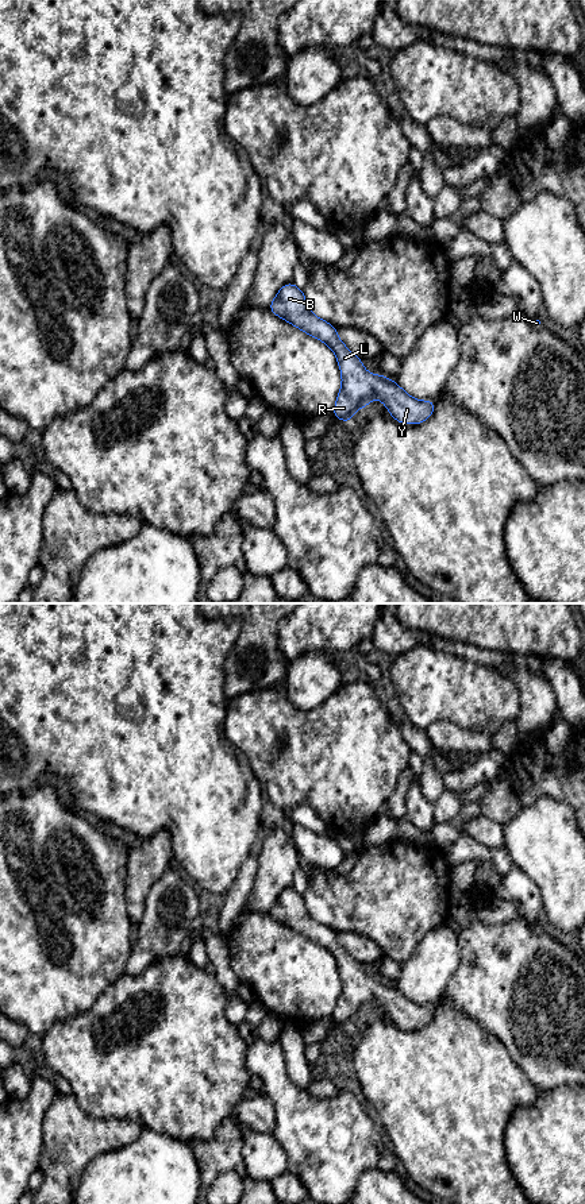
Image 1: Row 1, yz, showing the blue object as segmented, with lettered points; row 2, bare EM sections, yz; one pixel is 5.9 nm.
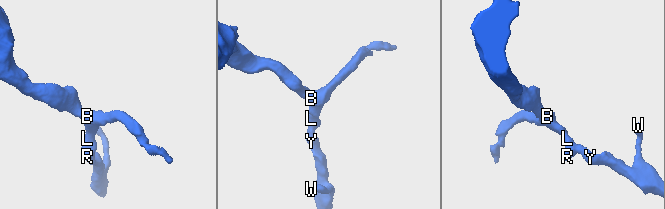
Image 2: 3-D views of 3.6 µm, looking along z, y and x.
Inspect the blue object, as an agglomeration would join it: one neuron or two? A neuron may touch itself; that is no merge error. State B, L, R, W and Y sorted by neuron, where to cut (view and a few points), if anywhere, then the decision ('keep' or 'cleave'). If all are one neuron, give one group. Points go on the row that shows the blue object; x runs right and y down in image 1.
B L R W Y; no cut; keep

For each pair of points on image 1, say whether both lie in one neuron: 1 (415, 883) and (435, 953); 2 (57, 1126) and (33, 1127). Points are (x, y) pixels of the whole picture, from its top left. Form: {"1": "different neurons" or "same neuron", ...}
{"1": "different neurons", "2": "different neurons"}

